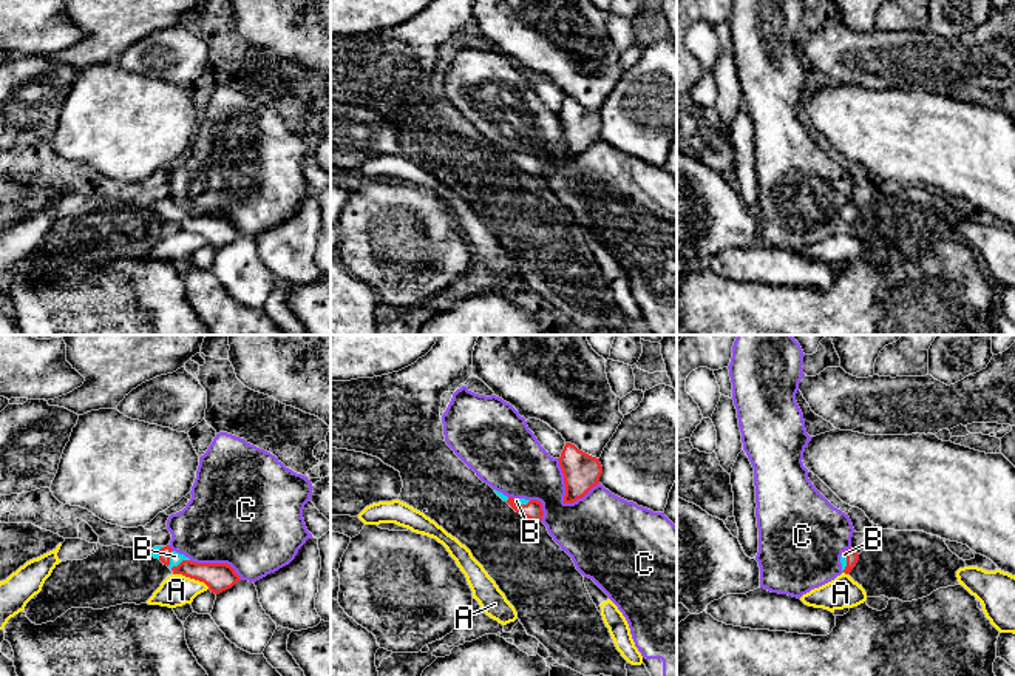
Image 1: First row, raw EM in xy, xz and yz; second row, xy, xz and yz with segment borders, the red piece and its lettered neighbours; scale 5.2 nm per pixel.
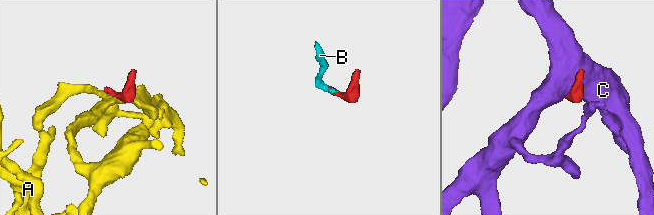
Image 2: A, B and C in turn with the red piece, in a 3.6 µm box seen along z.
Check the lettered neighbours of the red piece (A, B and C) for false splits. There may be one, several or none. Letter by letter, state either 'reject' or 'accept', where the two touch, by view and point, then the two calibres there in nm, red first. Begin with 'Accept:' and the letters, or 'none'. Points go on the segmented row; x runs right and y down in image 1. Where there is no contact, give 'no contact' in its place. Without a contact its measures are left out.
Accept: B
A: reject; meets red in xy at (192, 577); 150 nm thick on the red side, 170 nm on the other
B: accept; meets red in xy at (179, 564); 150 nm thick on the red side, 60 nm on the other
C: reject; meets red in xz at (564, 497); 190 nm thick on the red side, 400 nm on the other

